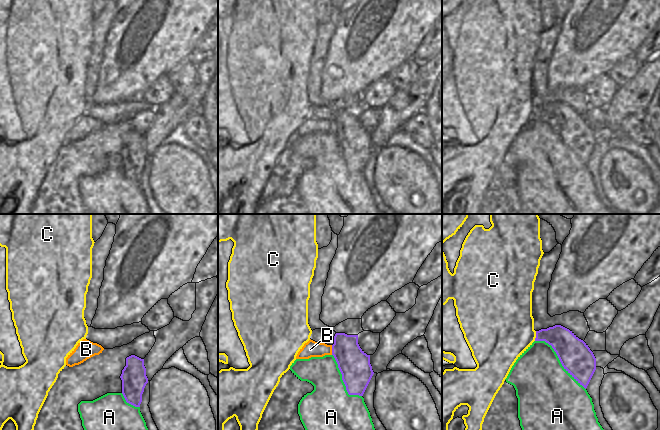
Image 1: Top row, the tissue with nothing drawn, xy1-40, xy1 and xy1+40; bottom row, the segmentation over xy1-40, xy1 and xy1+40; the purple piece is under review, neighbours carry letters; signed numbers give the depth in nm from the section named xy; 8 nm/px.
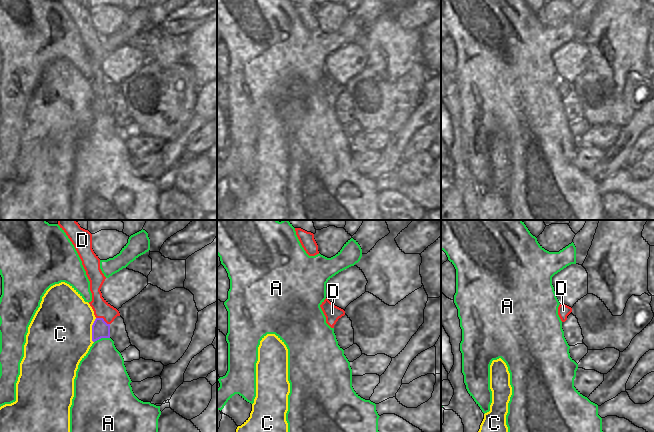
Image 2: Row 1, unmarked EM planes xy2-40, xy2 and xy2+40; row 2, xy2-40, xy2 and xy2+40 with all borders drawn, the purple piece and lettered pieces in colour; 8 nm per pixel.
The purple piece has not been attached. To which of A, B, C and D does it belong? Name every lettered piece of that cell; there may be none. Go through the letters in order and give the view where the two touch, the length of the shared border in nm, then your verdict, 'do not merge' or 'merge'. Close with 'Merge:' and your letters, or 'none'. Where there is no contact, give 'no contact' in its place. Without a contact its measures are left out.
A: xy1+40 | 550 nm | do not merge
B: xy1 | 80 nm | do not merge
C: xy2-40 | 200 nm | do not merge
D: xy2-40 | 130 nm | merge
Merge: D

